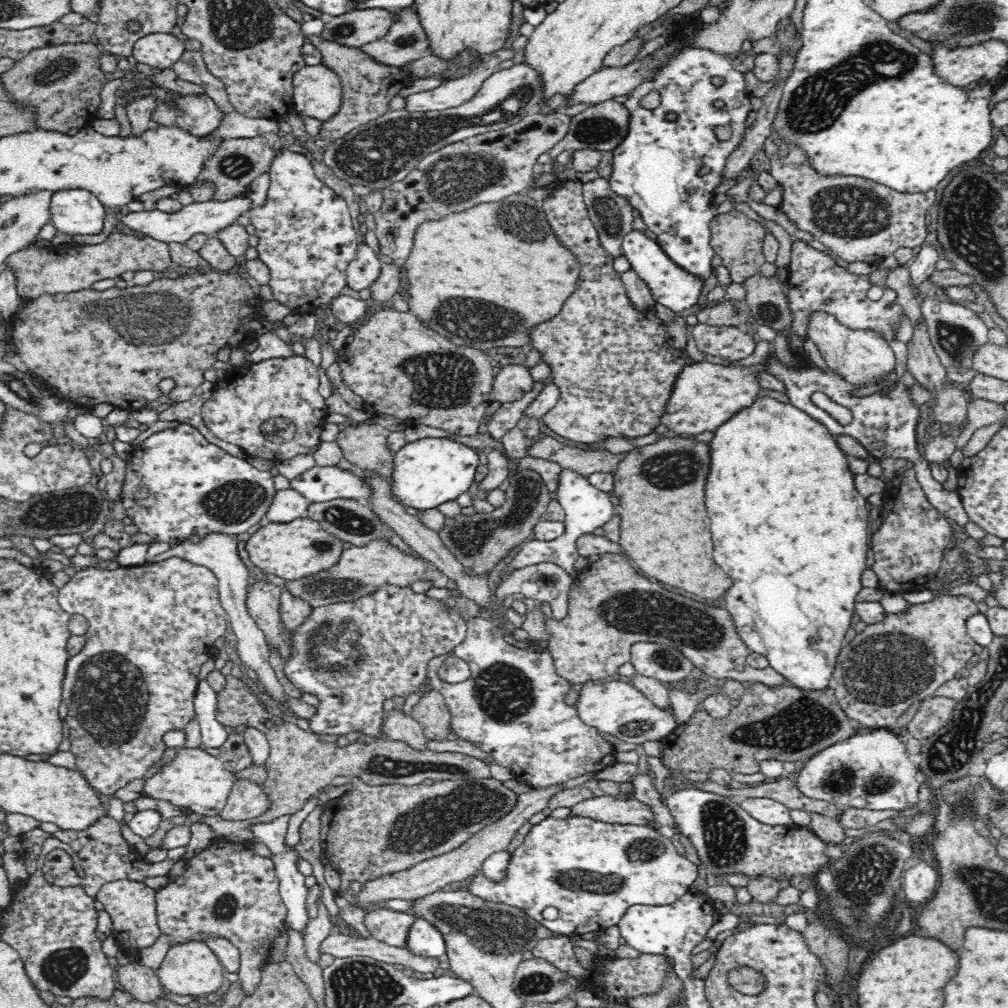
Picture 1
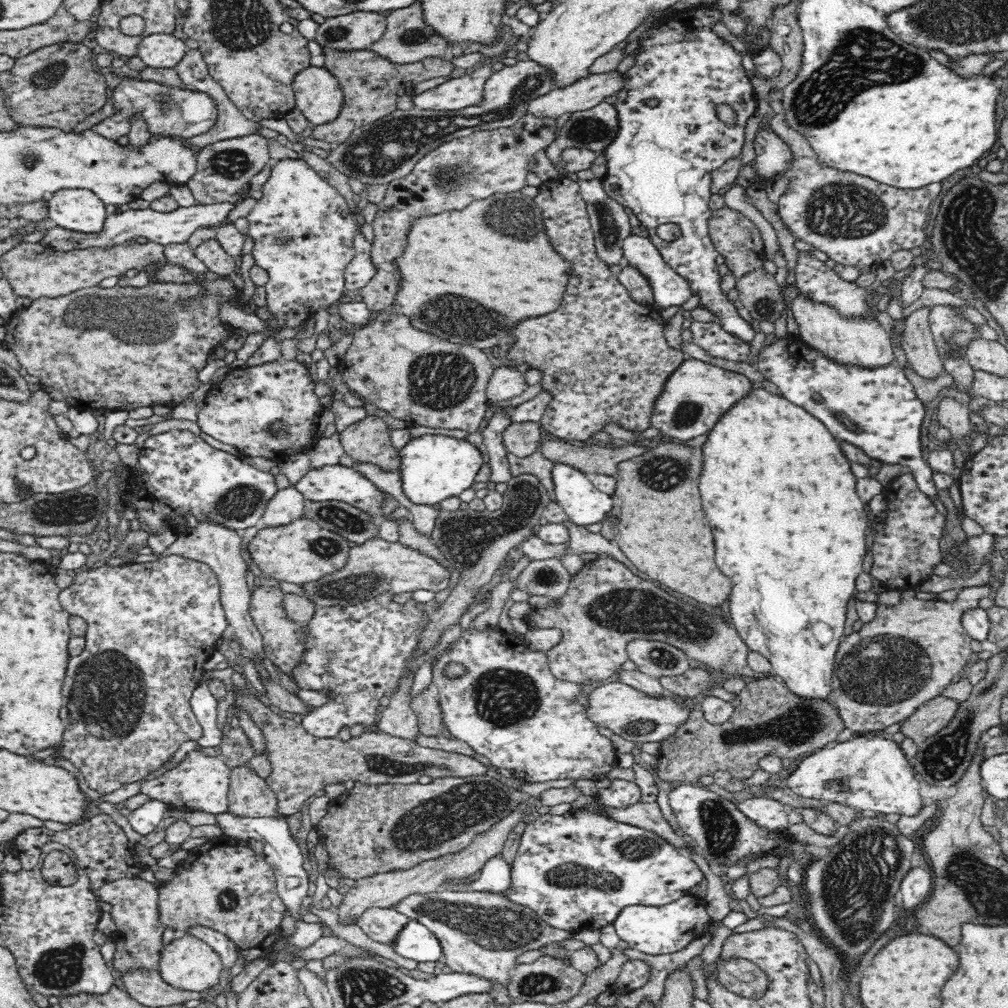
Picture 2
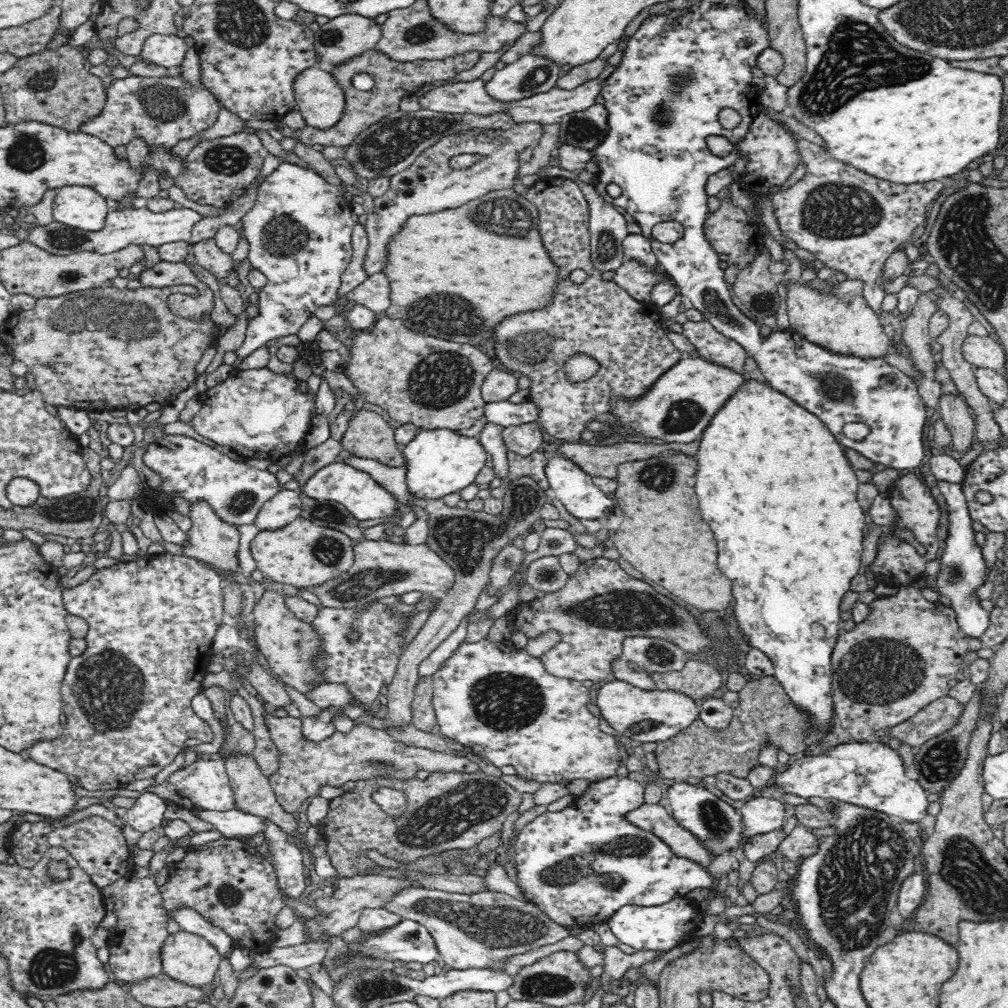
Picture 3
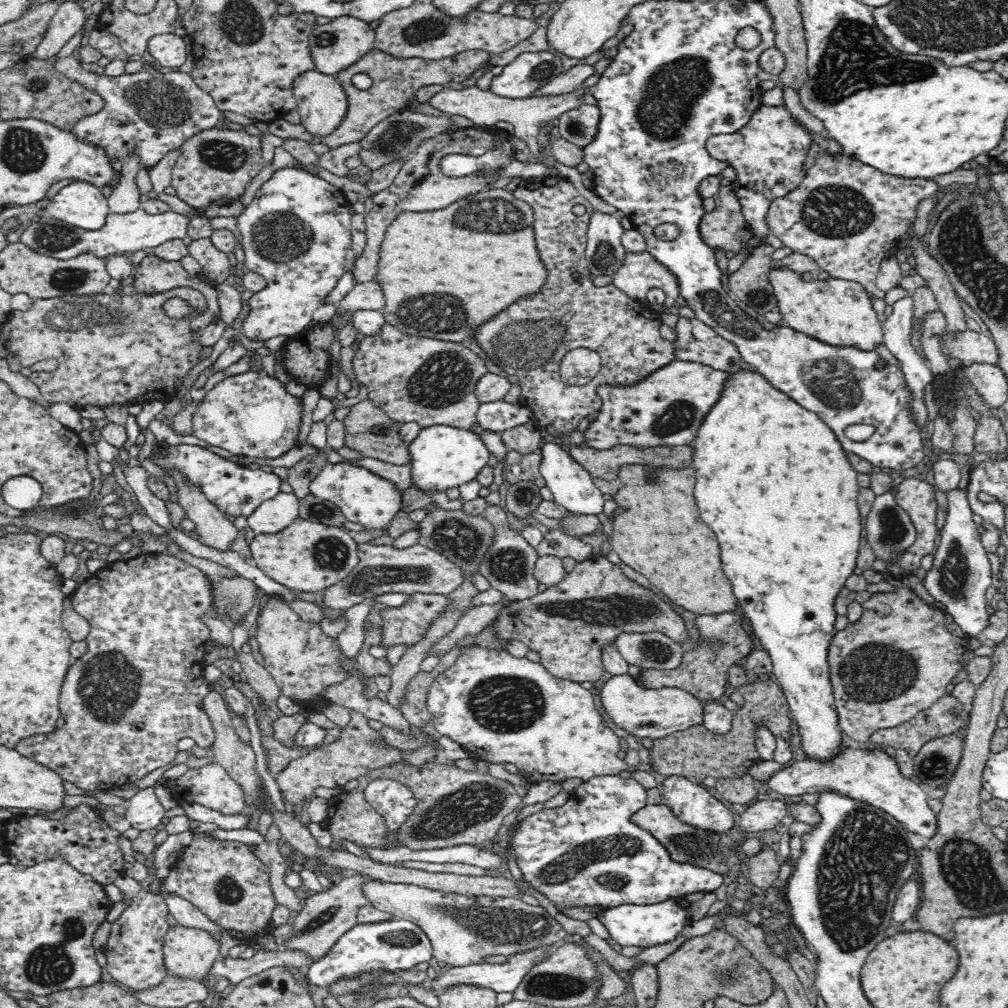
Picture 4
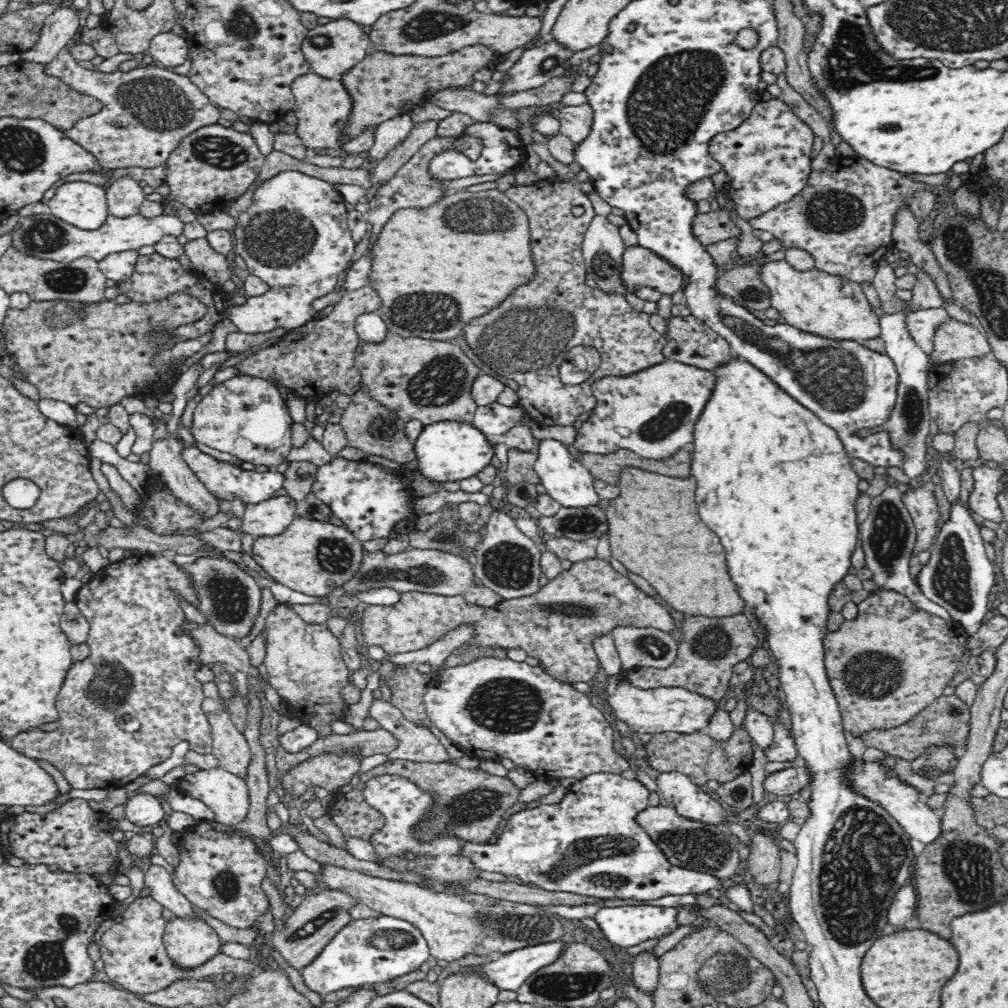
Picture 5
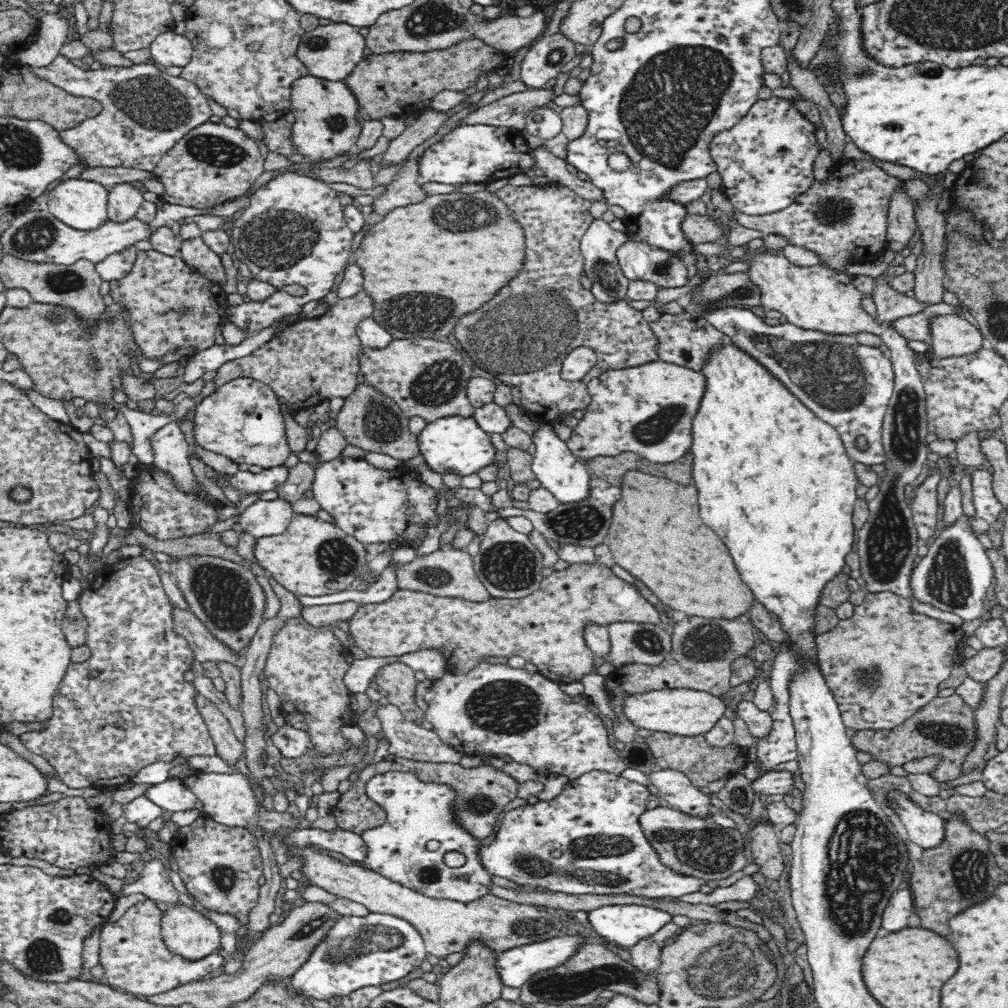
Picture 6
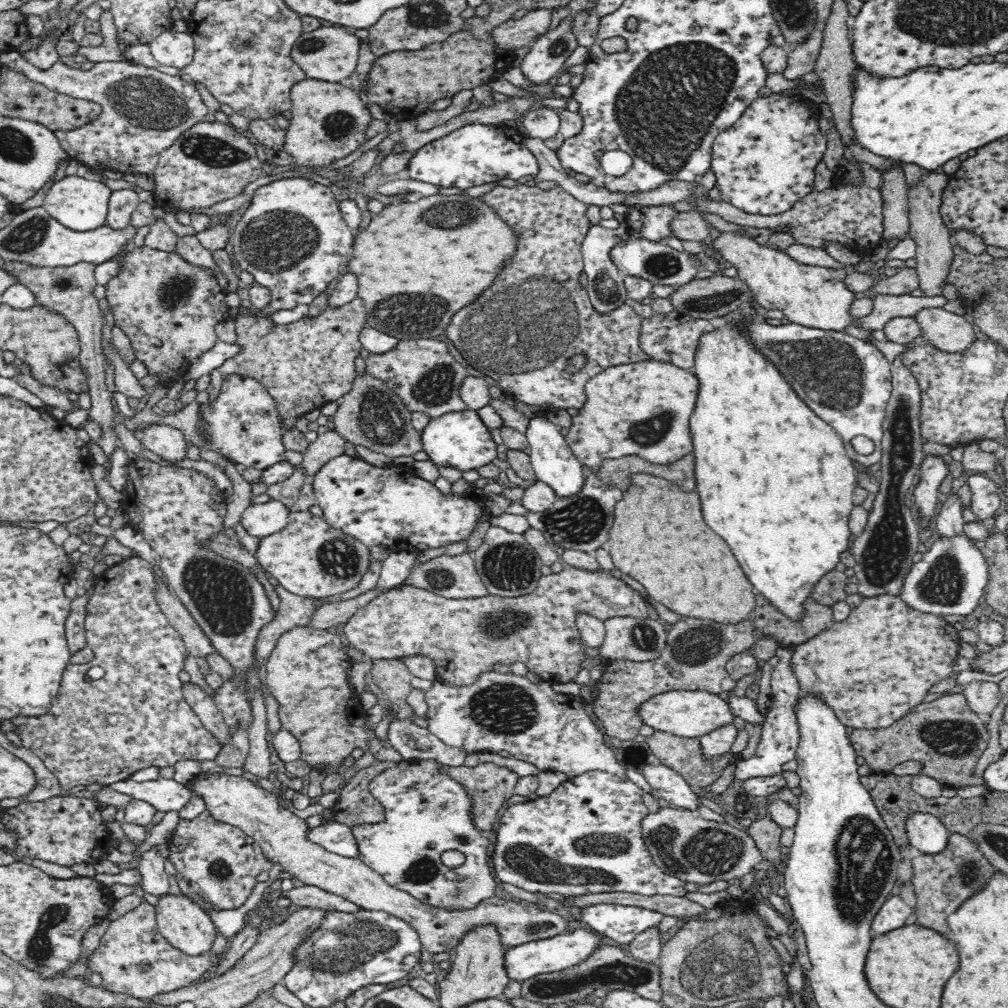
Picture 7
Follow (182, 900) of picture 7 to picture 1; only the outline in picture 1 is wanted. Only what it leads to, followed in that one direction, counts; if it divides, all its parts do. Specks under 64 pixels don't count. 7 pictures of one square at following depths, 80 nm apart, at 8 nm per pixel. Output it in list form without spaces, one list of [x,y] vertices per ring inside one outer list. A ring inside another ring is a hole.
[[[188,940],[184,944],[172,943],[156,971],[162,986],[170,993],[198,997],[216,992],[222,986],[225,974],[225,968],[217,954],[202,940]]]

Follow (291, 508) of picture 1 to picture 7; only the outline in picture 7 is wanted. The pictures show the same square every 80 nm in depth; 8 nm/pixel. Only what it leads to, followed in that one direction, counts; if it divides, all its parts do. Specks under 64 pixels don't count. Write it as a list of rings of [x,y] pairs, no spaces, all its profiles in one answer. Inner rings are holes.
[[[280,501],[248,505],[242,513],[243,528],[250,536],[265,537],[282,530],[289,520],[290,510]]]

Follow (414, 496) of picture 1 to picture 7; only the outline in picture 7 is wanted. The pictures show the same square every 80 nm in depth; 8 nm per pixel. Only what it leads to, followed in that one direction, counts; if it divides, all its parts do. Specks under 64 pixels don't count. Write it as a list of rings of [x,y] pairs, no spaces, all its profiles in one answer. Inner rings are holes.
[[[462,410],[444,414],[442,417],[431,419],[421,431],[423,450],[428,453],[430,461],[438,466],[452,466],[460,471],[478,469],[484,464],[490,464],[498,456],[499,447],[490,433],[478,411]]]

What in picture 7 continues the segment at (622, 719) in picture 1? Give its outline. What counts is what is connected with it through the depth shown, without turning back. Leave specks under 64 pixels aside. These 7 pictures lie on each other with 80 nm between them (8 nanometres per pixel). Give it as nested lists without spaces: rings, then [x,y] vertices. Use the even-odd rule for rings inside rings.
[[[673,690],[657,694],[643,702],[637,711],[646,726],[684,738],[699,738],[714,732],[727,724],[733,724],[735,717],[727,700],[701,690]]]

